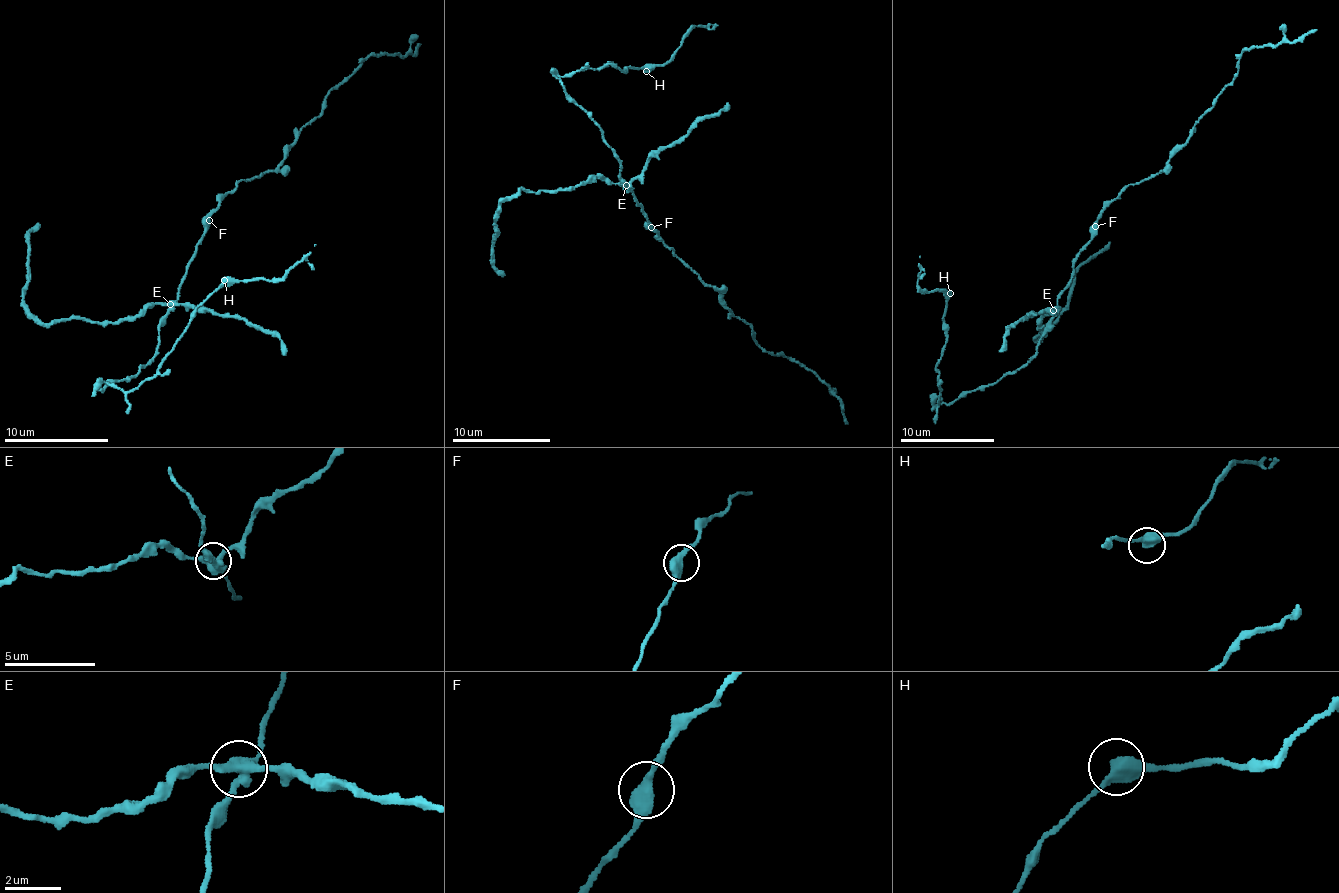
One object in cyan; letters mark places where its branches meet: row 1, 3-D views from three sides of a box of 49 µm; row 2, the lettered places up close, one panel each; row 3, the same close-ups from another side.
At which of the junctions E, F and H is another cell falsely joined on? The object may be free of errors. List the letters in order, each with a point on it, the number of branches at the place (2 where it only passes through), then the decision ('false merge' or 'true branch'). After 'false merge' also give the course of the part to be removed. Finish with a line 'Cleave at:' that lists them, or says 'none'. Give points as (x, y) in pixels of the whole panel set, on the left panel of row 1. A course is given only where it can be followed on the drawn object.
E: at (170, 304); 4 branches meet; false merge; foreign part runs (169, 303), (149, 303), (116, 323), (42, 323), (23, 299), (25, 237), (39, 224)
F: at (209, 220); 2 branches meet; true branch
H: at (224, 280); 2 branches meet; true branch
Cleave at: E

